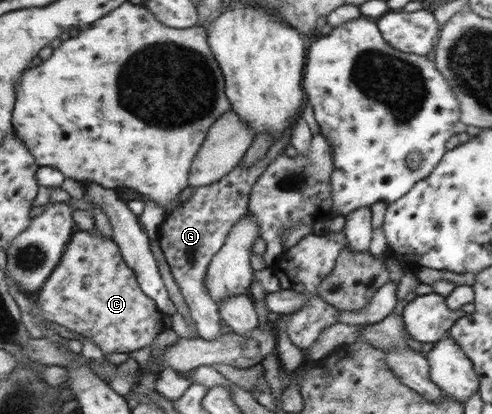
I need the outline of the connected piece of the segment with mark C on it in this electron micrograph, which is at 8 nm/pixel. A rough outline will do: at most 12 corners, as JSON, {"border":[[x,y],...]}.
{"border":[[74,233],[37,292],[104,355],[162,332],[115,241]]}

